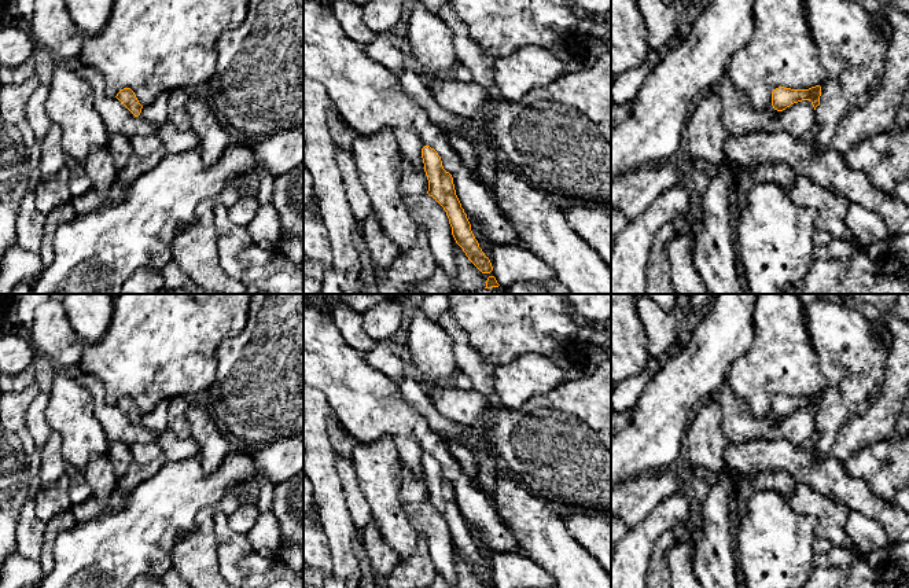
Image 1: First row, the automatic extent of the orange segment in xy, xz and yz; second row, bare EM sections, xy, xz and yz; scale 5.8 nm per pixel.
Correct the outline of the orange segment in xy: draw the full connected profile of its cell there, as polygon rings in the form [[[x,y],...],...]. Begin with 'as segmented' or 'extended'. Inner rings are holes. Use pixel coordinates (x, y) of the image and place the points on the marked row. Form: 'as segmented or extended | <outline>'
as segmented | [[[130,88],[121,89],[115,96],[135,117],[139,117],[143,106]]]

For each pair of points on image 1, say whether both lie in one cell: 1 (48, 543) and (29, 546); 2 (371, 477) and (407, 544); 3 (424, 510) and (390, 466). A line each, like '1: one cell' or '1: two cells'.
1: two cells
2: one cell
3: two cells

